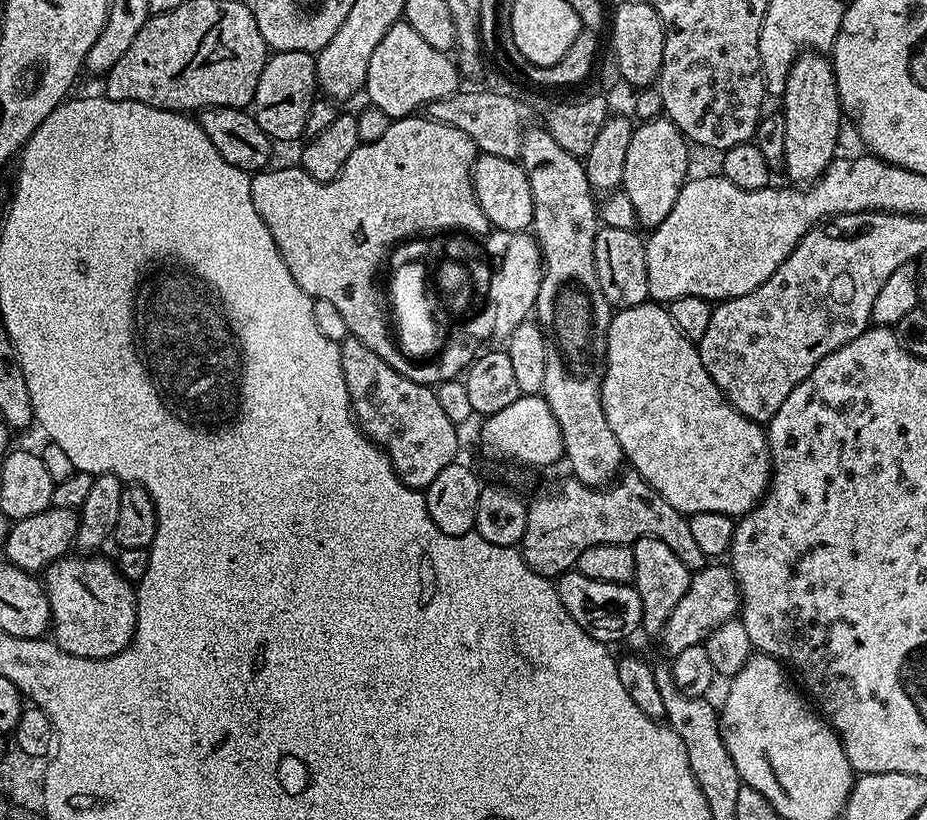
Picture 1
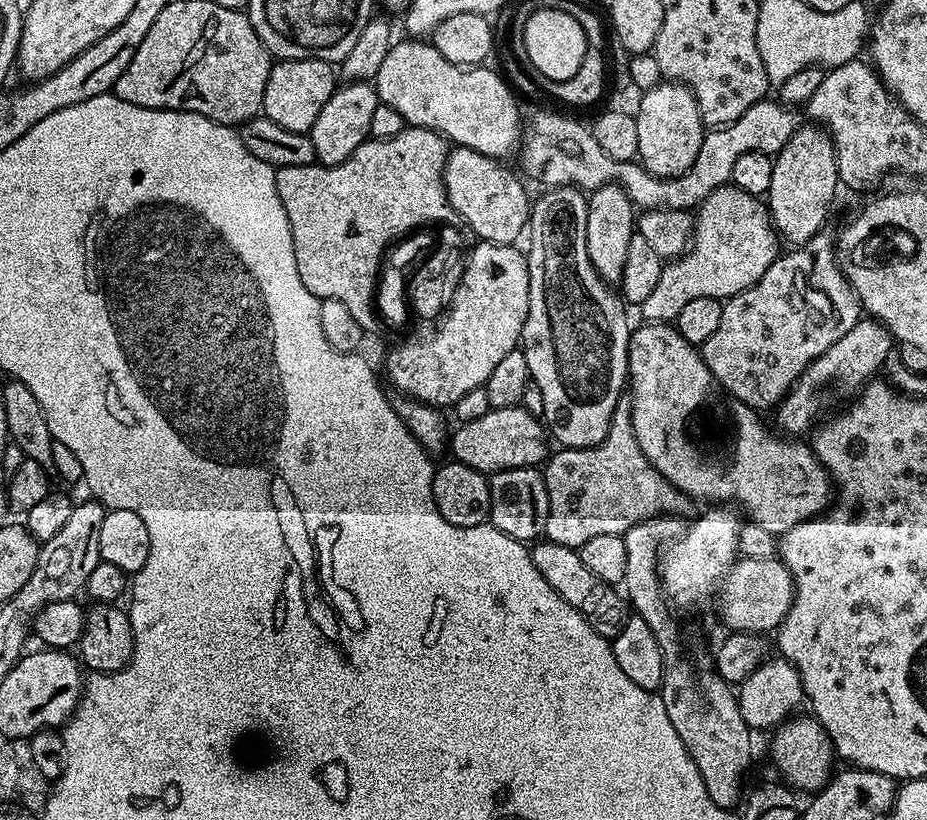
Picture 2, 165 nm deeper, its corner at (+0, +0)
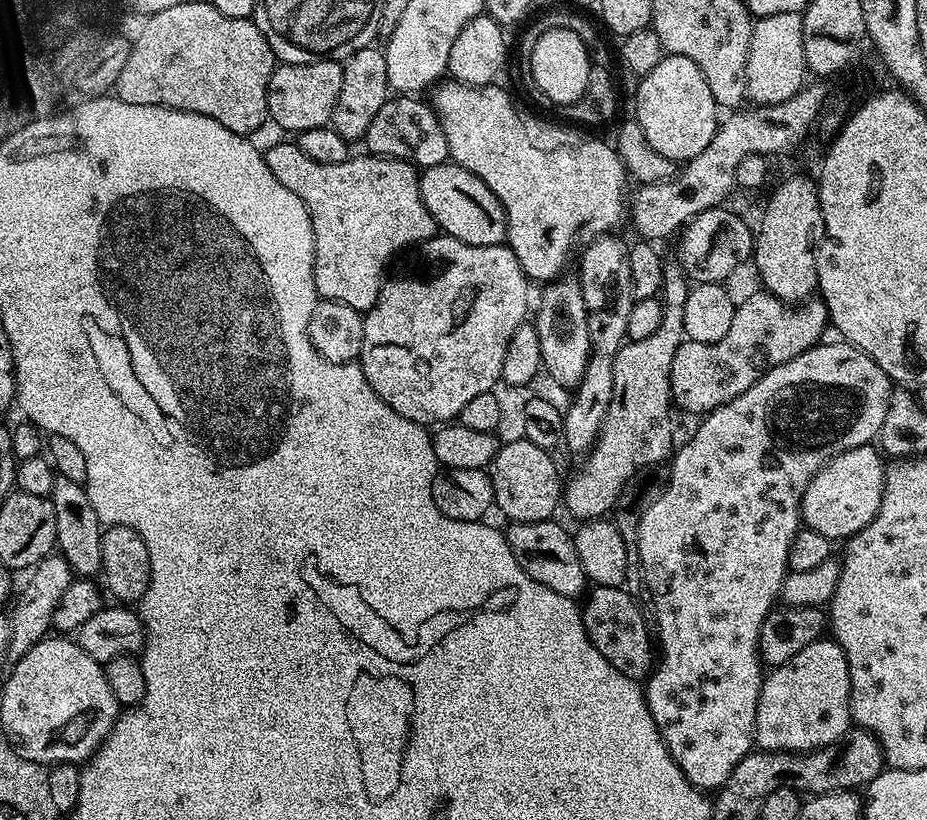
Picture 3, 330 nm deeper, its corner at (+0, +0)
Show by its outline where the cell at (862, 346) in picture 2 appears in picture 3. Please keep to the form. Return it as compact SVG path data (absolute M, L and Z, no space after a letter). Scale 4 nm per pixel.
M821 342L810 350L806 350L802 354L798 354L798 358L790 358L790 362L782 362L782 366L774 366L774 370L770 370L758 382L754 382L754 386L750 386L750 390L746 390L746 394L738 394L738 398L734 398L726 406L718 406L714 411L707 413L703 417L704 420L696 428L696 433L685 442L684 445L675 449L674 455L671 457L670 465L672 469L668 472L668 480L663 485L662 491L653 499L652 503L644 509L644 513L640 515L640 525L636 533L638 534L638 554L640 555L640 570L642 573L643 583L648 583L648 592L652 595L652 604L656 607L656 624L660 627L660 640L658 636L658 659L655 661L654 667L643 685L644 697L648 703L650 714L654 718L654 722L660 731L660 737L664 739L664 744L668 747L668 753L674 758L674 762L682 770L682 774L686 774L686 778L694 787L701 790L719 790L724 785L726 778L730 778L730 774L734 770L734 766L738 766L738 762L742 762L742 758L746 758L749 752L754 748L754 737L756 734L756 711L758 710L758 698L760 697L760 687L764 684L766 675L765 665L760 658L760 647L758 646L758 638L762 630L762 622L767 618L768 613L773 611L774 605L777 603L780 595L780 588L784 584L784 578L788 575L788 555L790 554L790 546L794 542L796 533L802 527L800 518L800 500L804 497L806 486L814 478L814 474L818 474L818 470L824 467L829 460L832 460L838 454L842 454L851 448L857 448L863 444L872 444L877 439L882 430L882 421L886 419L886 410L890 406L890 398L894 391L894 382L882 370L882 366L878 366L874 362L874 358L870 358L862 350L858 350L854 345L847 342L839 342L840 344L828 344L829 342Z

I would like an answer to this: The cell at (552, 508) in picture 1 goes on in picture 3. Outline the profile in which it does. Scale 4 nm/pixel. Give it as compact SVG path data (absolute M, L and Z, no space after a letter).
M668 266L664 270L664 284L661 286L658 296L662 301L662 322L660 323L660 328L654 330L654 334L650 334L646 338L641 340L628 340L624 345L618 350L618 354L614 358L614 390L612 391L612 401L606 412L606 418L602 422L600 427L600 432L596 436L596 440L592 443L592 447L588 449L586 455L583 457L584 465L573 474L572 477L567 477L566 483L562 488L562 504L566 509L568 507L568 512L572 516L577 516L577 521L583 522L585 520L598 520L607 517L609 513L615 509L616 500L620 497L620 492L628 485L629 480L633 476L651 469L652 464L660 464L669 459L674 452L674 443L672 444L672 412L674 413L674 405L672 402L672 387L670 386L670 366L674 362L674 354L678 350L680 341L682 339L682 333L684 330L684 307L686 306L686 298L688 297L688 289L690 287L690 281L684 274L684 269L679 266Z

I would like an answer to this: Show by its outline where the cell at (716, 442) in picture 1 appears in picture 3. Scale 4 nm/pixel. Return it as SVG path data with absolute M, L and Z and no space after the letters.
M872 444L851 448L829 460L818 474L814 474L800 500L803 527L833 542L844 542L849 536L858 534L858 530L878 514L884 493L885 467L885 457Z

